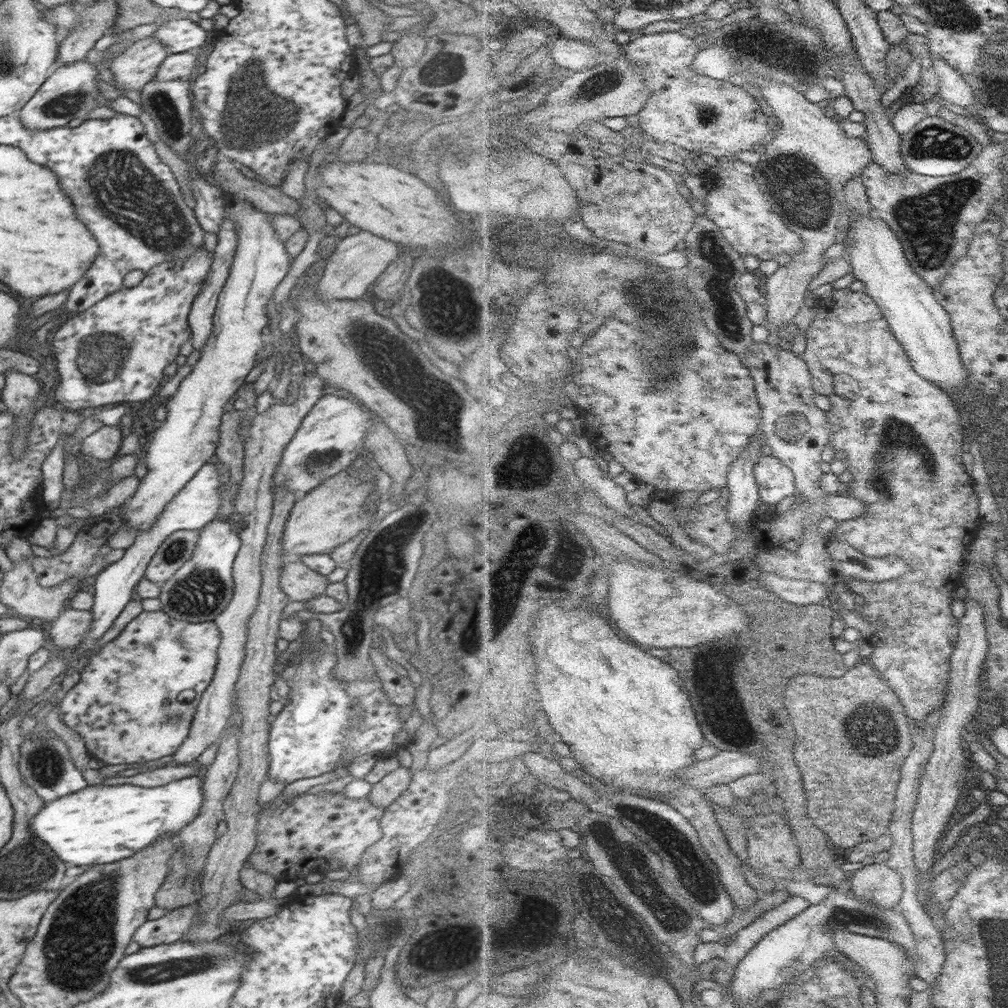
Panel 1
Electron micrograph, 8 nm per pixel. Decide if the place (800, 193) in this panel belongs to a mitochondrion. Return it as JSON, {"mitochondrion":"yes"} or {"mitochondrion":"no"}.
{"mitochondrion":"yes"}

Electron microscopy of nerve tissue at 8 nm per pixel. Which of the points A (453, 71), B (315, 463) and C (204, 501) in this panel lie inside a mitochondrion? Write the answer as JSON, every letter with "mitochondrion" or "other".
{"A":"other","B":"mitochondrion","C":"other"}

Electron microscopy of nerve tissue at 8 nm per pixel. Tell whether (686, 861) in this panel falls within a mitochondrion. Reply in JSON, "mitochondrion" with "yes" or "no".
{"mitochondrion":"yes"}

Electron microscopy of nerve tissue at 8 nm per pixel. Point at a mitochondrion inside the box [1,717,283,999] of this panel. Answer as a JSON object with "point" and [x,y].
{"point":[82,934]}

